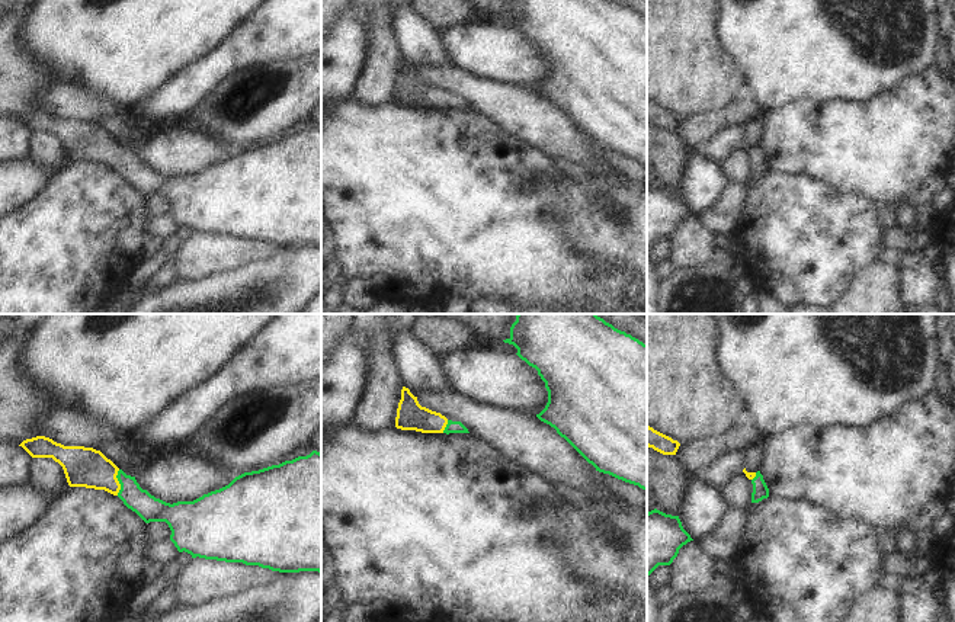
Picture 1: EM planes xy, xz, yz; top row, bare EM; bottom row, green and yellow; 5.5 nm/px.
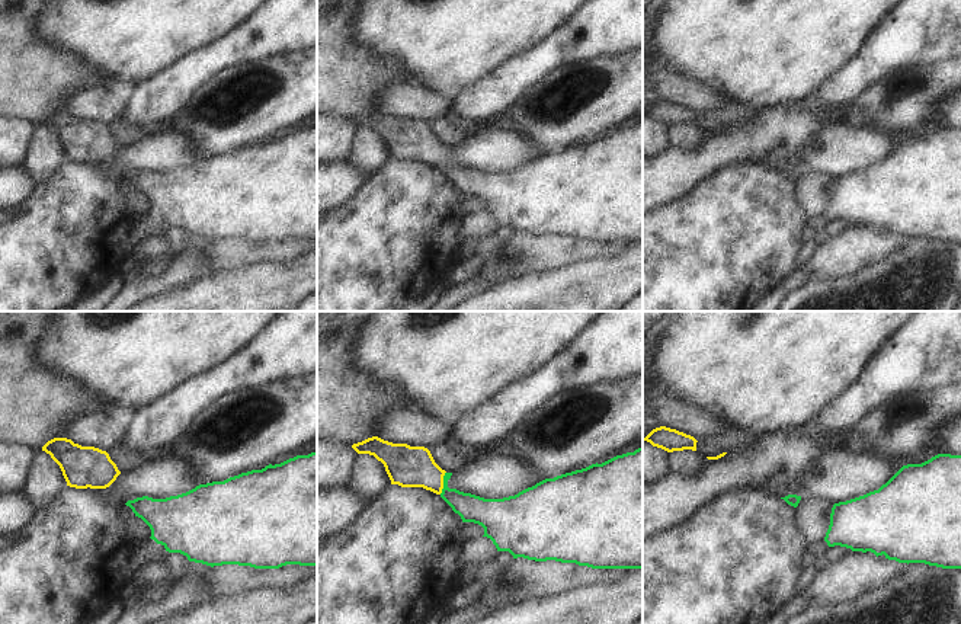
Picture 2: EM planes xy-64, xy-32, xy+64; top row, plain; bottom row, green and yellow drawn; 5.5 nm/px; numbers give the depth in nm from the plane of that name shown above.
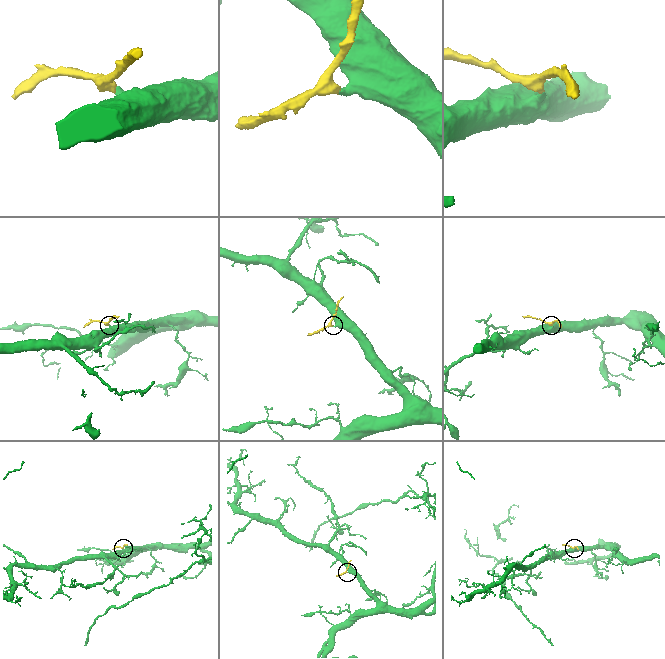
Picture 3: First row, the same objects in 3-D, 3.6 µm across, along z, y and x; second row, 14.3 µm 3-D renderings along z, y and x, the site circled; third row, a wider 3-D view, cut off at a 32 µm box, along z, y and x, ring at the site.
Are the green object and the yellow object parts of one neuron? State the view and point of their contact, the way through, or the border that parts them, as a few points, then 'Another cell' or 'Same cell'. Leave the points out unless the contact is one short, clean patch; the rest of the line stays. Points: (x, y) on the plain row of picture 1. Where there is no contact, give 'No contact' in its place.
Touches green at xy (119, 157). Path across: xy (150, 183), (119, 157), (85, 141). Same cell.

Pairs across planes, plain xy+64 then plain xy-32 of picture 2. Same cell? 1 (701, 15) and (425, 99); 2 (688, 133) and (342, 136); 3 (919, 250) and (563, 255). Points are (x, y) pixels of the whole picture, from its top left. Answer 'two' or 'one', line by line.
1: two
2: two
3: two

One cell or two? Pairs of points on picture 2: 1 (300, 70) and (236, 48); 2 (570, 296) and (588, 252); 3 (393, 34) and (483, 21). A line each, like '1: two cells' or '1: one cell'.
1: two cells
2: two cells
3: one cell

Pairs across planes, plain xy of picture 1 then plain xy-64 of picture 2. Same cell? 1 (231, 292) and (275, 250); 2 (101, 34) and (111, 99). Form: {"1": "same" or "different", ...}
{"1": "different", "2": "different"}

